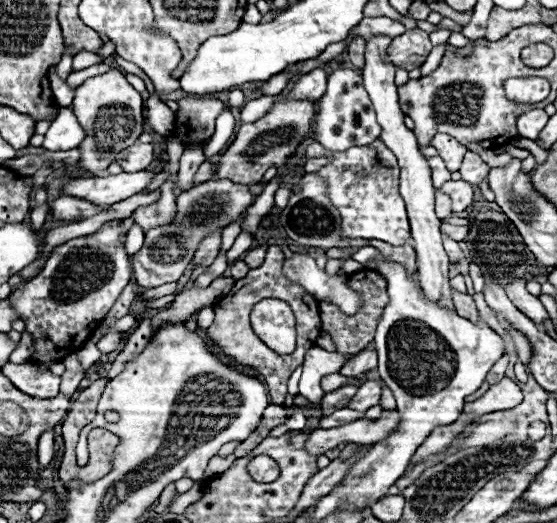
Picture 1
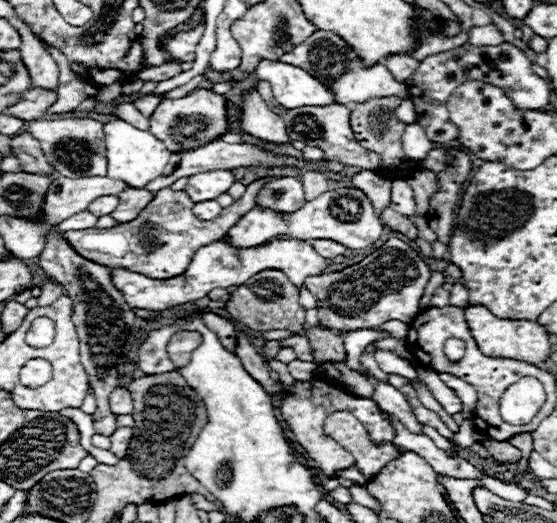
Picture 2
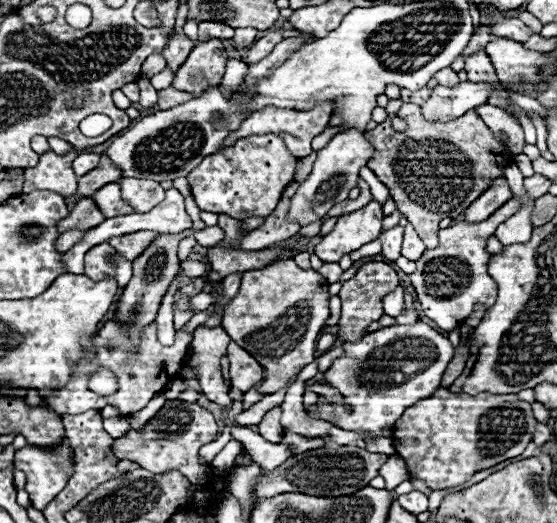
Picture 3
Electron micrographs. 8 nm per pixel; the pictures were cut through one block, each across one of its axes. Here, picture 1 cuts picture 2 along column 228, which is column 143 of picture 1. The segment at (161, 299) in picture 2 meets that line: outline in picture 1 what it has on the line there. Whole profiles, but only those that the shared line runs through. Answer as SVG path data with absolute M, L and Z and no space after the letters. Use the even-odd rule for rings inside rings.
M208 180L196 184L188 192L182 192L176 198L176 214L170 224L158 226L146 232L146 240L140 252L132 256L134 280L144 288L156 288L168 282L178 282L184 274L186 266L190 264L194 252L198 250L200 242L232 222L240 220L242 212L252 206L256 196L250 192L246 184L236 184L232 180Z

